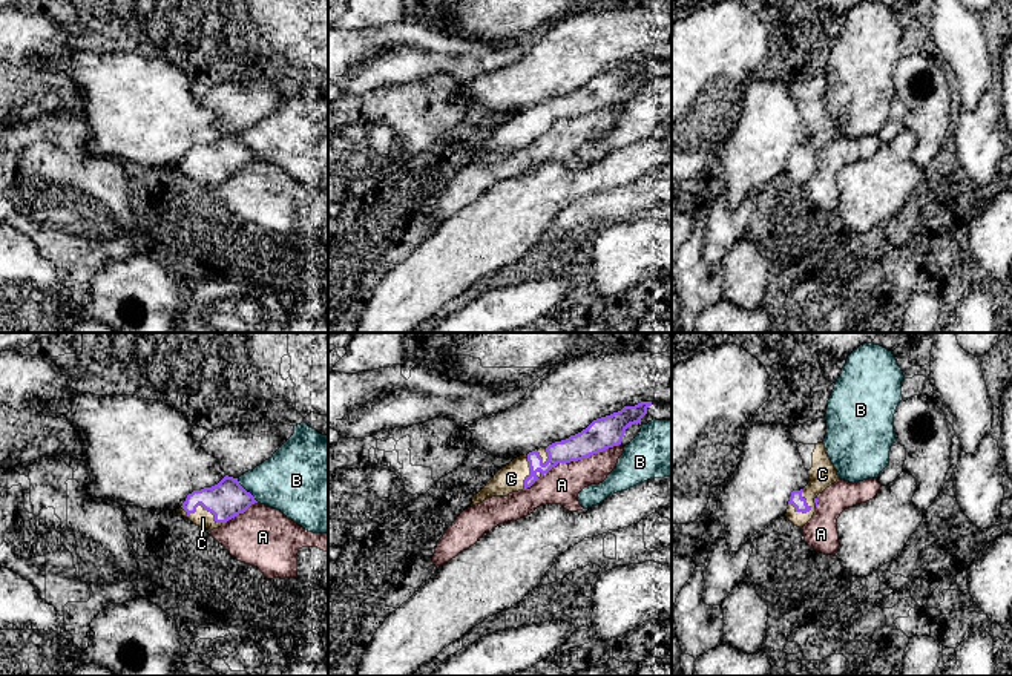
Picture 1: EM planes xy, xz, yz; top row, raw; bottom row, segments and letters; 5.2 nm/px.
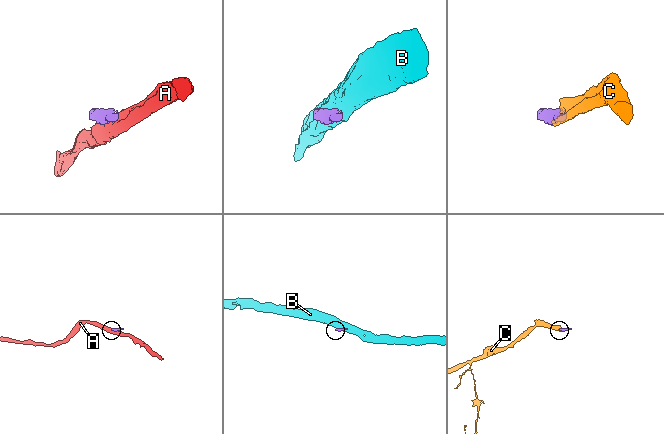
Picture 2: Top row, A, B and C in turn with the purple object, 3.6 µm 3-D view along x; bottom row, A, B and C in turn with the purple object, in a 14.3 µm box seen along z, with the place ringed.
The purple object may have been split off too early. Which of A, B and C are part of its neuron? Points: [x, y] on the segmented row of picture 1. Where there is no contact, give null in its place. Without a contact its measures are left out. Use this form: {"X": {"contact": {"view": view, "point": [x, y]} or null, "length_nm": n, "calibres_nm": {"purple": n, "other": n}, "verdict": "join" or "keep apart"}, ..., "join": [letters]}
{"A": {"contact": {"view": "xz", "point": [580, 459]}, "length_nm": 460, "calibres_nm": {"purple": 170, "other": 200}, "verdict": "keep apart"}, "B": {"contact": {"view": "xy", "point": [246, 491]}, "length_nm": 170, "calibres_nm": {"purple": 200, "other": 320}, "verdict": "keep apart"}, "C": {"contact": {"view": "xy", "point": [203, 506]}, "length_nm": 240, "calibres_nm": {"purple": 200, "other": 90}, "verdict": "join"}, "join": ["C"]}

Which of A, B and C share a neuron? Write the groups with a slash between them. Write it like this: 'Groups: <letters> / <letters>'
Groups: A / B / C

